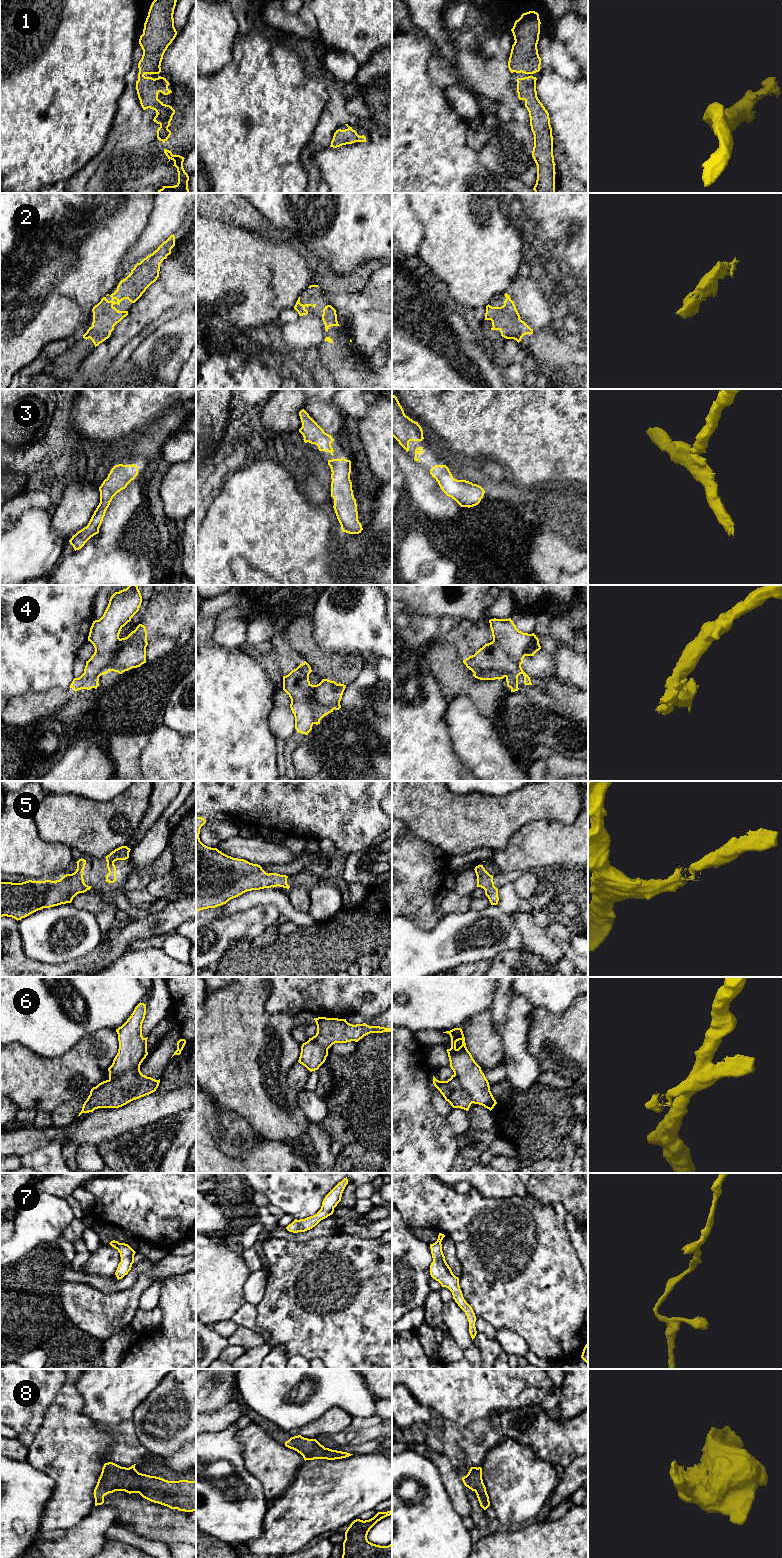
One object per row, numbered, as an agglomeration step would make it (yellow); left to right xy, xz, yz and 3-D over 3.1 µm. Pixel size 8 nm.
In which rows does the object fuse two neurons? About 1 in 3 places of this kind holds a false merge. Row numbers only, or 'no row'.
4, 6

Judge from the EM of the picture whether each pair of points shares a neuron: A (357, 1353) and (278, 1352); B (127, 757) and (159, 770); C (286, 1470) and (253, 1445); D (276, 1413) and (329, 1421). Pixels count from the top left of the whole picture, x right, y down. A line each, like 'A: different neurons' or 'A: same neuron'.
A: different neurons
B: different neurons
C: same neuron
D: different neurons

